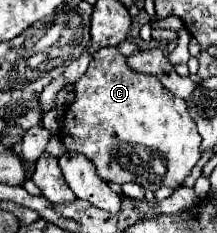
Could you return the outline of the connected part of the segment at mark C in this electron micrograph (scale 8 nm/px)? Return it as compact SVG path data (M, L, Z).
M103 47L91 59L85 75L75 83L75 101L65 109L65 125L61 141L71 153L85 155L93 165L97 175L107 183L127 183L135 181L143 189L157 191L159 187L179 187L191 169L197 165L201 153L201 137L187 113L183 99L175 97L157 77L141 75L125 65L125 57L115 47Z

